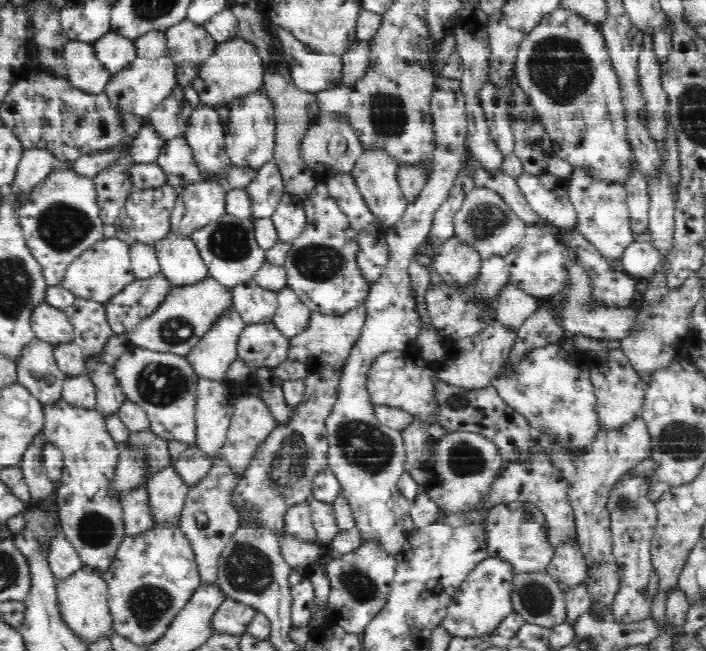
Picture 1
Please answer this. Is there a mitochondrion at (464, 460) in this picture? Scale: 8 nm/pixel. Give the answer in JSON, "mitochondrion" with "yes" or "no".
{"mitochondrion":"yes"}

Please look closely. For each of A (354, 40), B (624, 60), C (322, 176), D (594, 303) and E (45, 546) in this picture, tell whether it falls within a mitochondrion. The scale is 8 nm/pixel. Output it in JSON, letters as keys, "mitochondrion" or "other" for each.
{"A":"other","B":"other","C":"other","D":"other","E":"other"}

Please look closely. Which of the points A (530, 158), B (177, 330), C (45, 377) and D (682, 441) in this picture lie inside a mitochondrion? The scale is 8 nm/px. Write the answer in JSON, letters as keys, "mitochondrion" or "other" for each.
{"A":"other","B":"mitochondrion","C":"other","D":"mitochondrion"}

